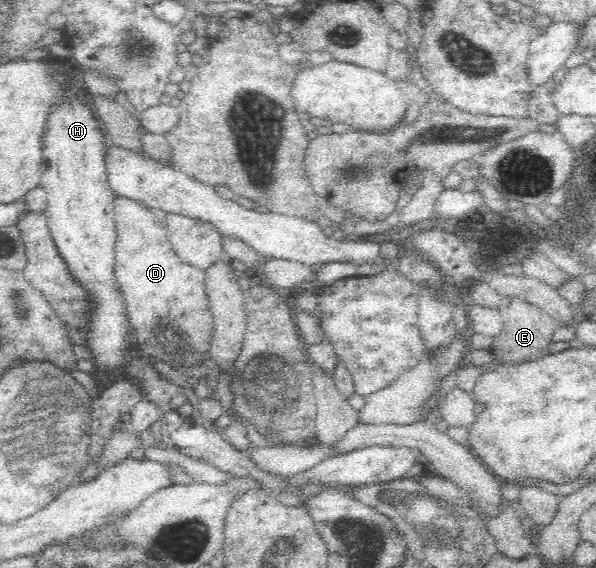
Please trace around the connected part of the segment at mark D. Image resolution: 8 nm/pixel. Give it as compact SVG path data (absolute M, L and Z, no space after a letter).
M119 196L114 202L113 212L115 220L113 287L121 292L130 333L138 346L150 355L152 362L164 361L169 366L174 365L172 369L175 370L179 367L191 369L203 365L203 361L212 359L210 347L216 332L208 296L207 273L183 263L179 256L175 255L168 240L165 224L152 211L144 209L140 203Z

